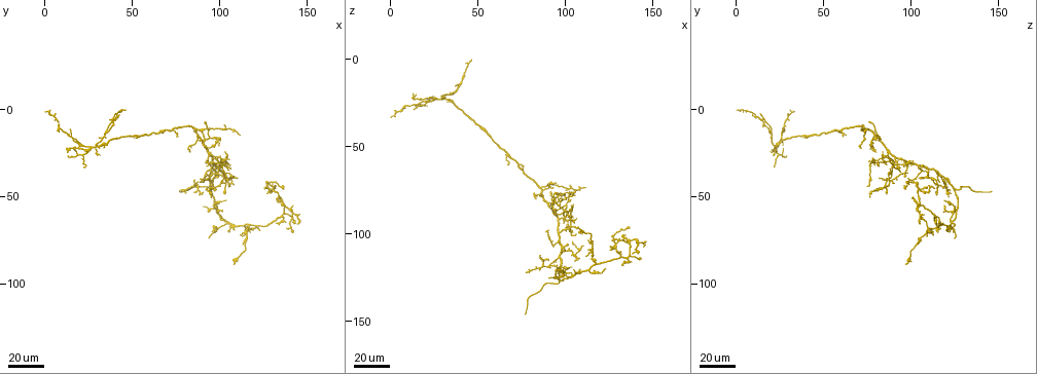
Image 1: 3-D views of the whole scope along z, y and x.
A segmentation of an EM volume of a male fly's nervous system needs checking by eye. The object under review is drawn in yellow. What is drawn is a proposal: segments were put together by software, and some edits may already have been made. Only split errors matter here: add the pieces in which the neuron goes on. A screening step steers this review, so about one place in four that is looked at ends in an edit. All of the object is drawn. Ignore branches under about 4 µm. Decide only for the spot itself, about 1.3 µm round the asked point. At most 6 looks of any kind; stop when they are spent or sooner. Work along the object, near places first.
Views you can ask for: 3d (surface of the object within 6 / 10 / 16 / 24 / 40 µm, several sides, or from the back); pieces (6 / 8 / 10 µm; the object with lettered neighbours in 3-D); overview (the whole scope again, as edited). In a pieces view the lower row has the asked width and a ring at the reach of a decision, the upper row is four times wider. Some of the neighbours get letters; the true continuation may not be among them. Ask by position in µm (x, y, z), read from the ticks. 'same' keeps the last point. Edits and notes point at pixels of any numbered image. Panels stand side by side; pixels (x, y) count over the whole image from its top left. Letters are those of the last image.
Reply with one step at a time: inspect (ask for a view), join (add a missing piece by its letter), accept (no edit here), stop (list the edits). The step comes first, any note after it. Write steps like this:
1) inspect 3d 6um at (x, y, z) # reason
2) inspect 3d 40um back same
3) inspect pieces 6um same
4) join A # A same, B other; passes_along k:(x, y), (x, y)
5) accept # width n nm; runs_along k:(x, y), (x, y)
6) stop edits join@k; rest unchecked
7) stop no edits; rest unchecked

inspect 3d 24um at (142, 66, 114) # an open end

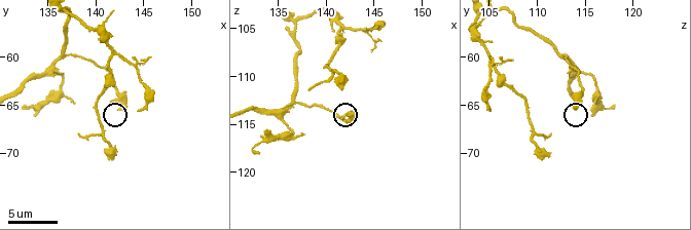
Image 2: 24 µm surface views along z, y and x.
inspect pieces 6um at (142.8, 65.4, 113.8)

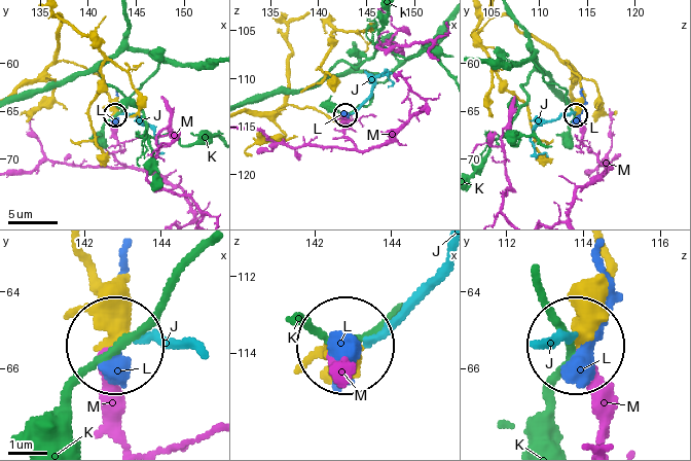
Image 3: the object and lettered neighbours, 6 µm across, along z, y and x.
join J # J same, K other, L other, M other; passes_along 3:(605, 252), (594, 311), (546, 338); the neuron continues

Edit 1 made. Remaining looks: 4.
inspect overview # see it whole again

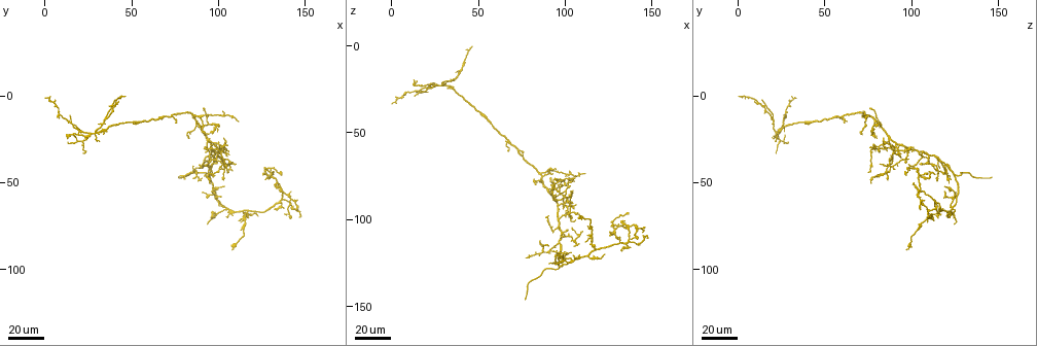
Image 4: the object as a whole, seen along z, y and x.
inspect 3d 24um at (79, 47, 121) # an open end

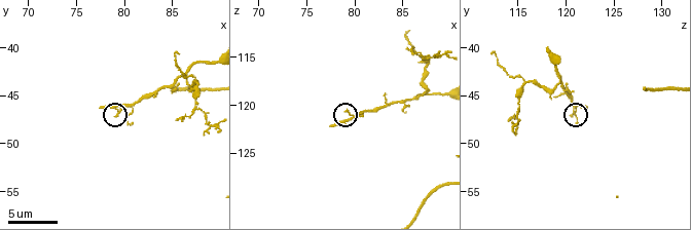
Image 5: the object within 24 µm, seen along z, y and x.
inspect pieces 10um at (77.4, 46.2, 122.2)

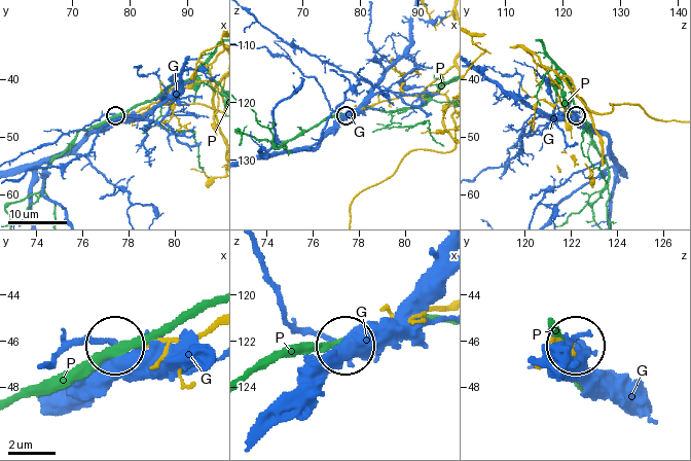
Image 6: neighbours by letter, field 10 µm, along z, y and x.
accept # G other, P other; runs_along 6:(213, 323), (189, 337), (114, 347); none of them fits

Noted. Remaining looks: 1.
stop edits join@3; rest unchecked

